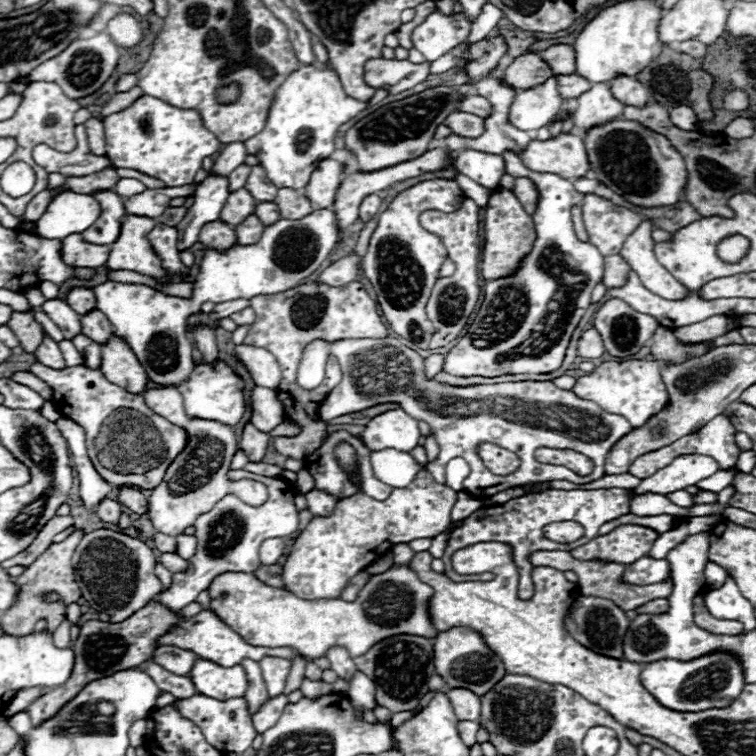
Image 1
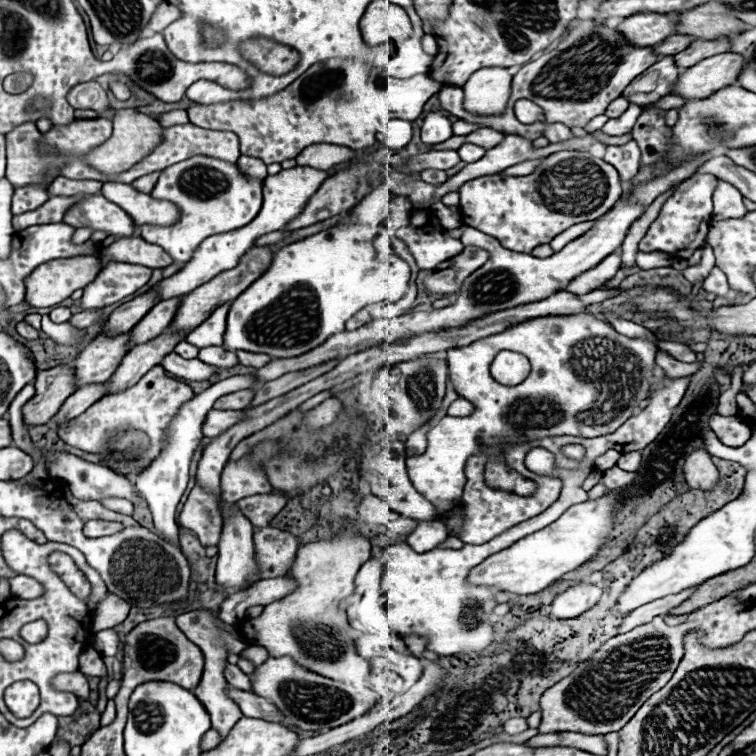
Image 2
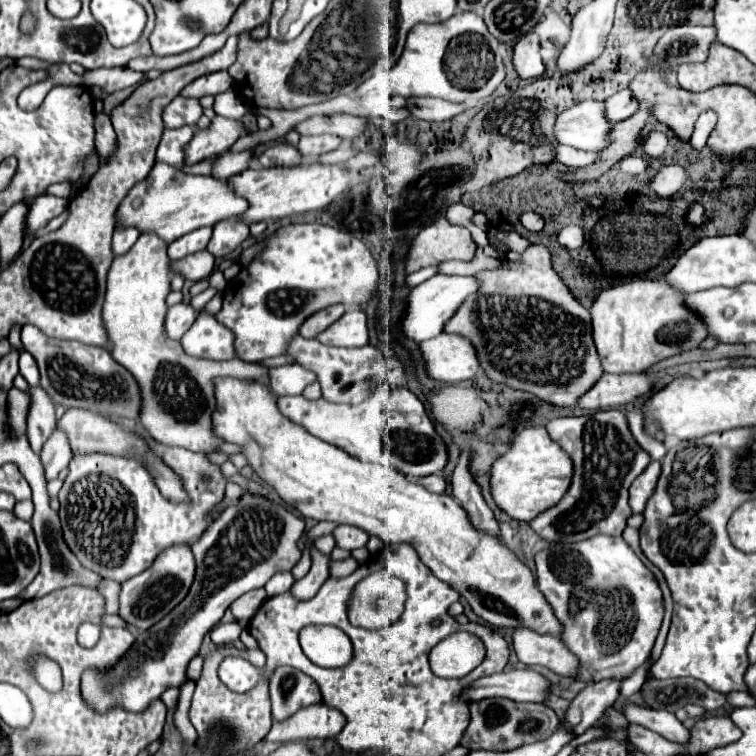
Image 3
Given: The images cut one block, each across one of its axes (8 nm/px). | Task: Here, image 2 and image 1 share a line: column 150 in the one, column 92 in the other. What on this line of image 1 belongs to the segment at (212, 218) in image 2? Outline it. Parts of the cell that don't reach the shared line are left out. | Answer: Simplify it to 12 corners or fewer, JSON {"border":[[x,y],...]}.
{"border":[[112,190],[94,198],[102,212],[84,242],[110,246],[120,236],[126,216],[124,200]]}

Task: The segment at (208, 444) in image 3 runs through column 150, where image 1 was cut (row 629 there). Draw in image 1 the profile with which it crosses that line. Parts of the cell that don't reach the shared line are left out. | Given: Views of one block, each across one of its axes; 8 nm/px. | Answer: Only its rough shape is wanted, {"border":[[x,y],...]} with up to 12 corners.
{"border":[[396,544],[354,602],[302,600],[226,572],[210,610],[254,646],[352,658],[434,638],[434,590]]}

